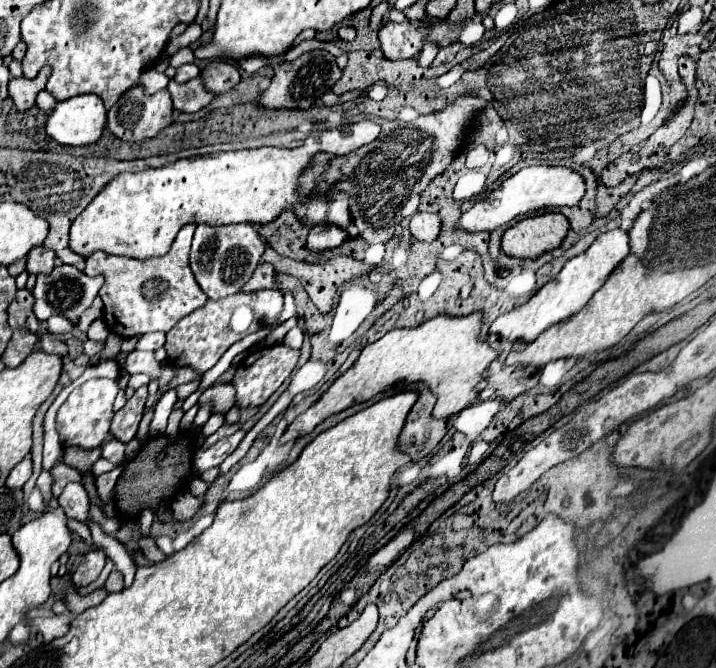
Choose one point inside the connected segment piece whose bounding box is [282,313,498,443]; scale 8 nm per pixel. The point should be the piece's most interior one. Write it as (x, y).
(445, 353)

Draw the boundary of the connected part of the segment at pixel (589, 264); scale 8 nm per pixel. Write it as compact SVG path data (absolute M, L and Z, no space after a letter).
M614 229L608 233L602 233L582 255L570 259L562 271L556 275L554 281L546 283L528 303L524 303L522 307L500 315L492 327L490 333L506 339L506 341L524 341L524 343L532 343L540 333L544 333L544 329L564 323L570 317L576 315L576 311L584 309L586 303L592 299L592 295L604 285L606 277L612 273L612 269L628 255L630 247L628 247L628 233L622 229Z

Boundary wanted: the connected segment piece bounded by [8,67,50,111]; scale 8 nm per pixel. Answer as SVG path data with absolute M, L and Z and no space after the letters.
M44 67L34 79L26 79L26 77L14 79L12 77L10 85L8 85L8 91L10 91L10 99L14 101L14 107L18 111L28 111L34 105L38 91L44 89L48 77L50 77L50 69L48 67Z

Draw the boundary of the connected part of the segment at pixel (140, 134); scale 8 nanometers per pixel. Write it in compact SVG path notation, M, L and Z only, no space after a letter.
M134 85L134 89L128 89L128 93L120 95L120 101L108 111L108 129L130 143L154 137L160 129L168 127L172 123L172 99L168 91L160 91L154 95L144 93L142 85Z

